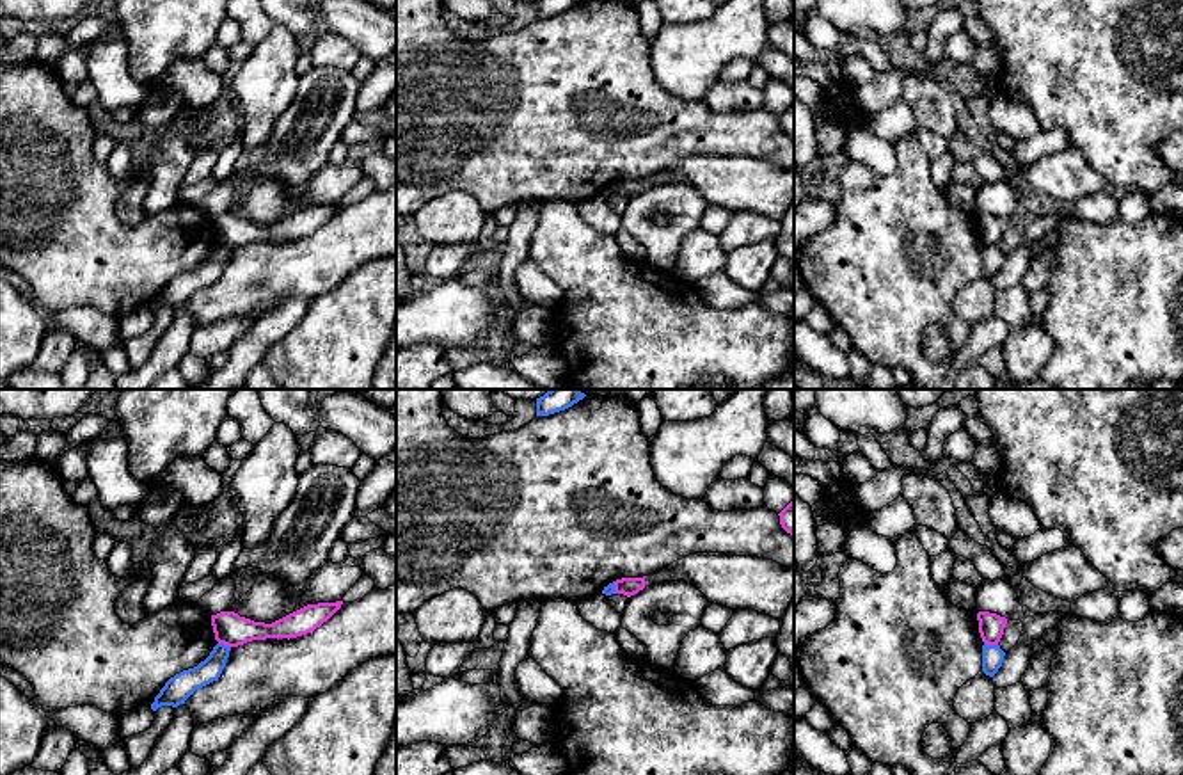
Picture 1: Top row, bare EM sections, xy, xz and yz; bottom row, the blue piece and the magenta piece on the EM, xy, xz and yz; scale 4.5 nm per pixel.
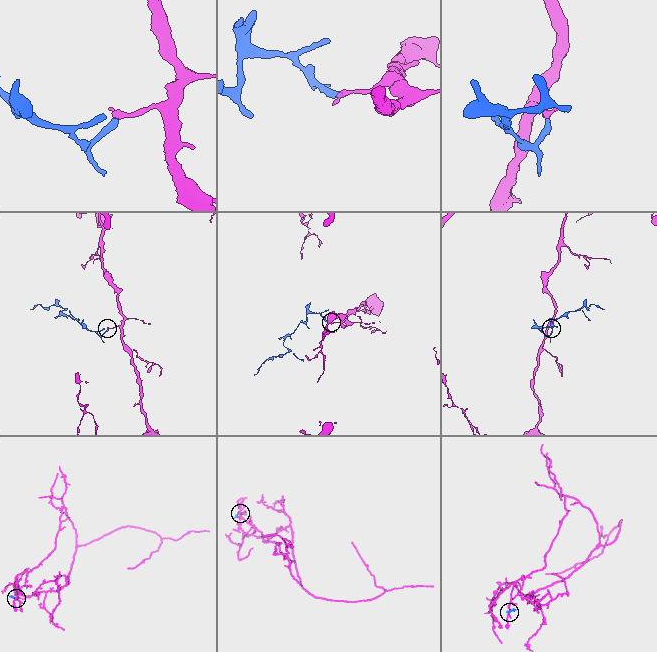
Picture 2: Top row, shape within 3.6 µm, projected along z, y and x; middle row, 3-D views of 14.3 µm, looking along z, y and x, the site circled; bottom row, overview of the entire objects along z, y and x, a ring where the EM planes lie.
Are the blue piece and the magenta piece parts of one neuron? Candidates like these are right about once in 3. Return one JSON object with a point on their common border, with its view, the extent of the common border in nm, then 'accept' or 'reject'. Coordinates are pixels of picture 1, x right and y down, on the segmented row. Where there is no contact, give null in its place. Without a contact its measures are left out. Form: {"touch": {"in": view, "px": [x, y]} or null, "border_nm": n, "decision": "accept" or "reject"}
{"touch": {"in": "yz", "px": [992, 646]}, "border_nm": 60, "decision": "reject"}

